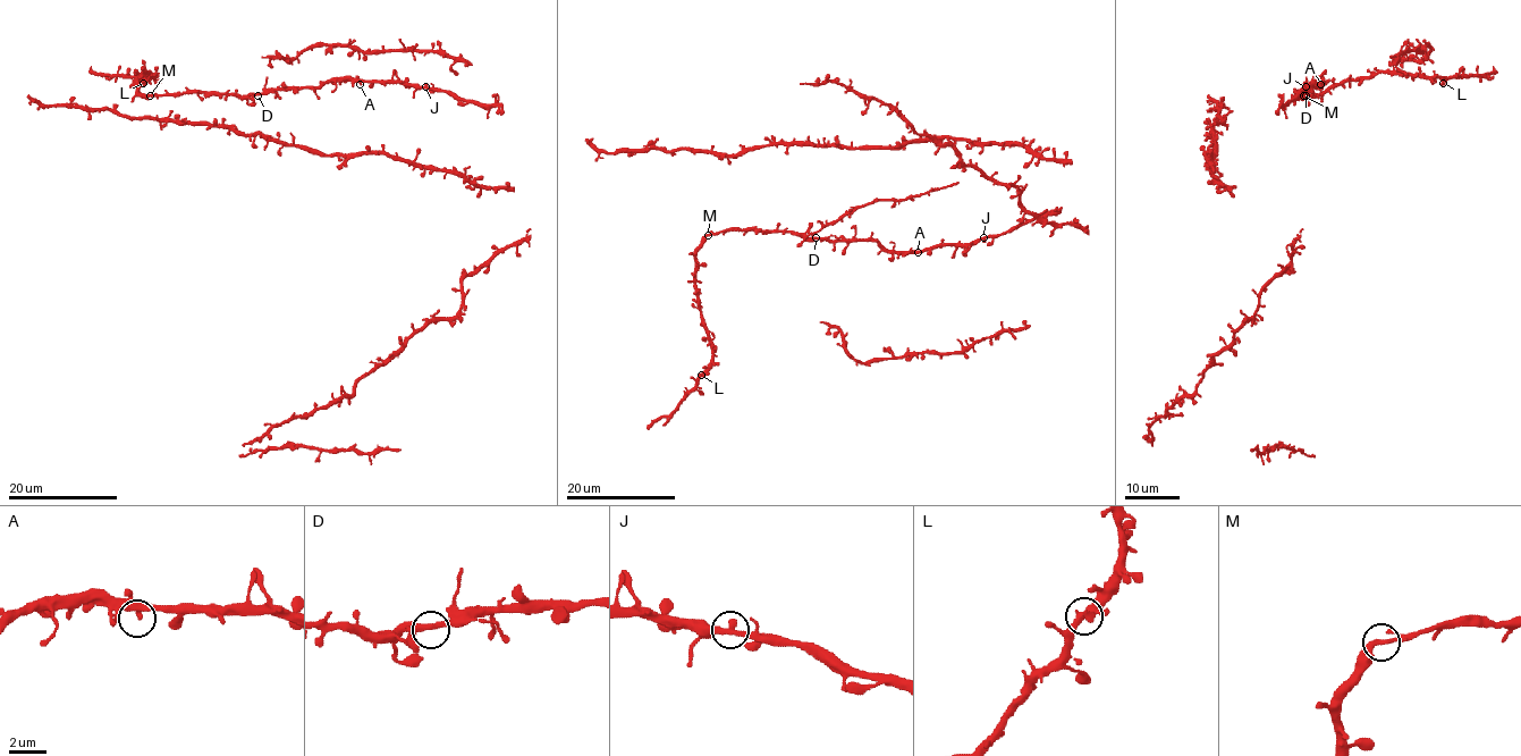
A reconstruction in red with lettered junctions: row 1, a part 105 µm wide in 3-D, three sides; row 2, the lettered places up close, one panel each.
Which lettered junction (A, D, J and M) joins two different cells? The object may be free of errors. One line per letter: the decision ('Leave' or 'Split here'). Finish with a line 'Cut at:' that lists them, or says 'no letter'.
A: Leave
D: Leave
J: Leave
M: Leave
Cut at: no letter

